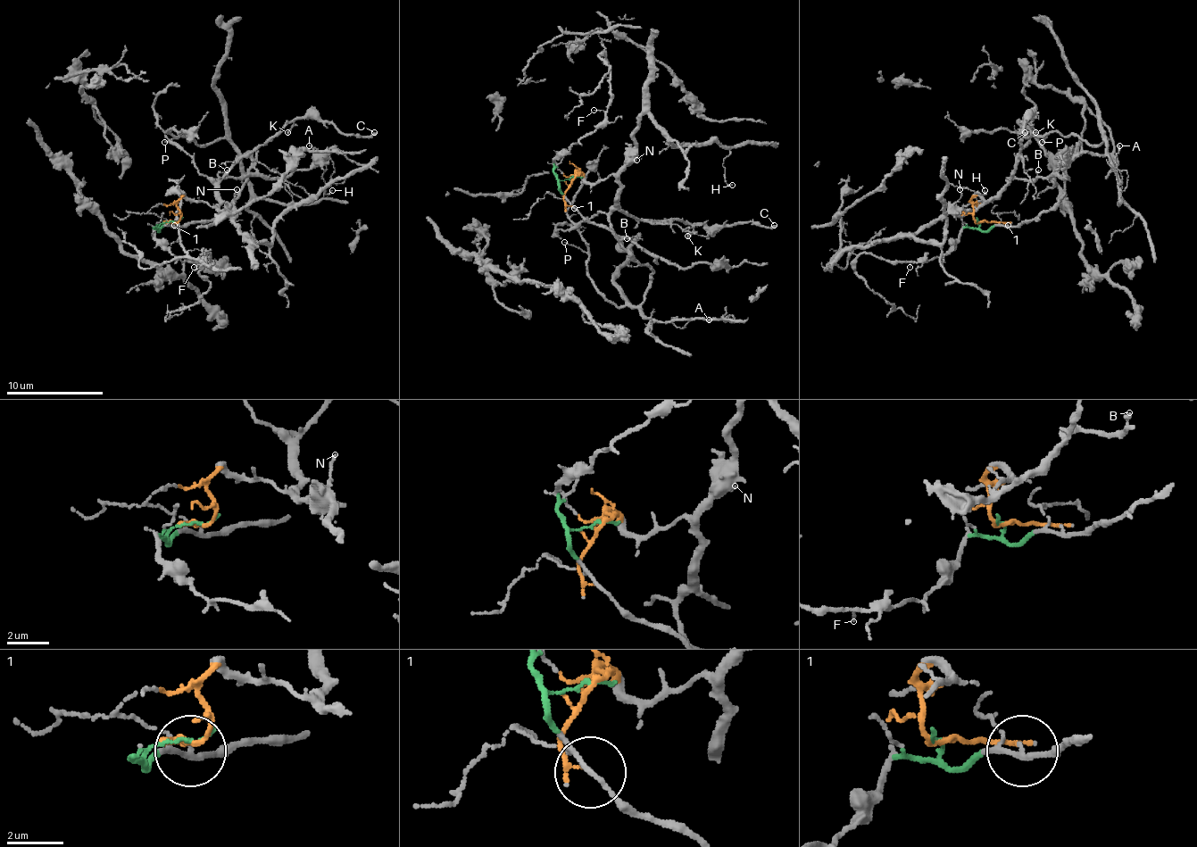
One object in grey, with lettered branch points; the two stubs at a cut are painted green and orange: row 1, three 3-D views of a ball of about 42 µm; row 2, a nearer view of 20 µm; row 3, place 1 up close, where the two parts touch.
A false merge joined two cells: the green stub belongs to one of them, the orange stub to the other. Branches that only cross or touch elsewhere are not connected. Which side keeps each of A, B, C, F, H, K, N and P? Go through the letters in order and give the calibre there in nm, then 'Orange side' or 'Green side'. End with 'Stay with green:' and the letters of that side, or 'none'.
A: Thickness 120 nm. Green side
B: Thickness 110 nm. Orange side
C: Thickness 220 nm. Orange side
F: Thickness 80 nm. Green side
H: Thickness 100 nm. Orange side
K: Thickness 100 nm. Orange side
N: Thickness 100 nm. Orange side
P: Thickness 90 nm. Green side
Stay with green: A, F, P

